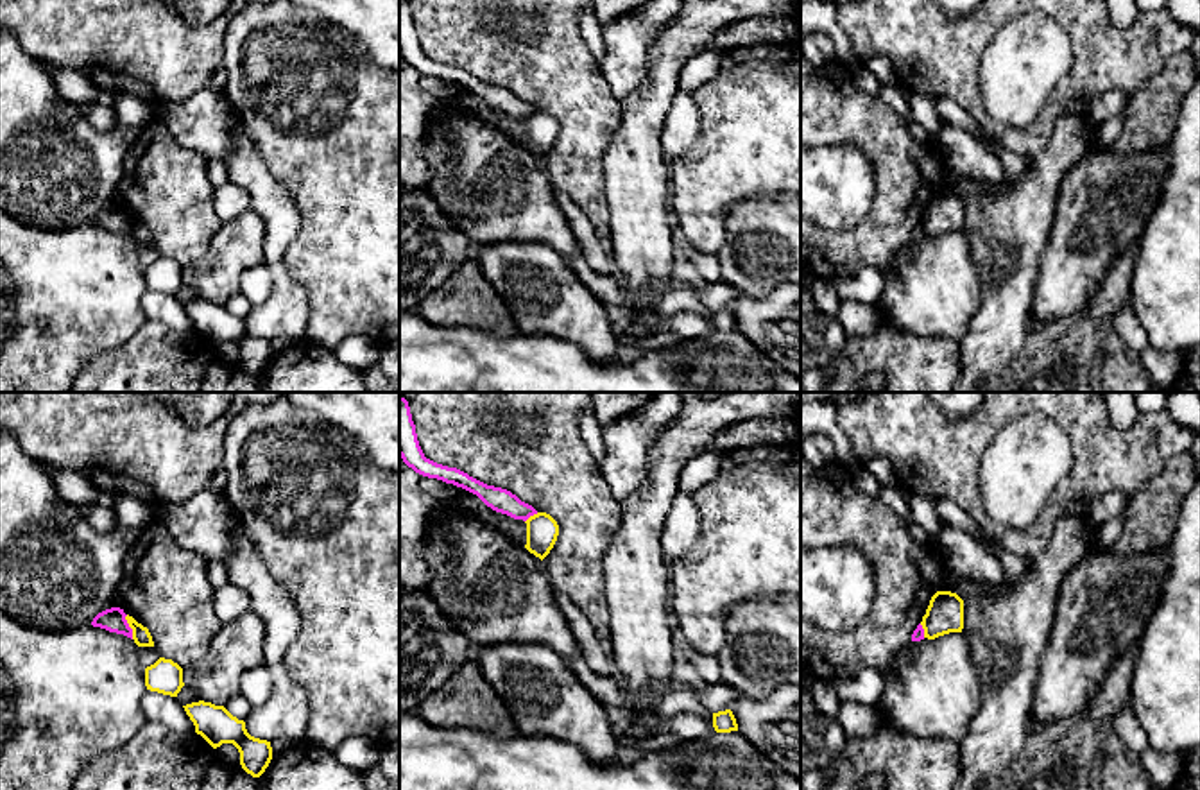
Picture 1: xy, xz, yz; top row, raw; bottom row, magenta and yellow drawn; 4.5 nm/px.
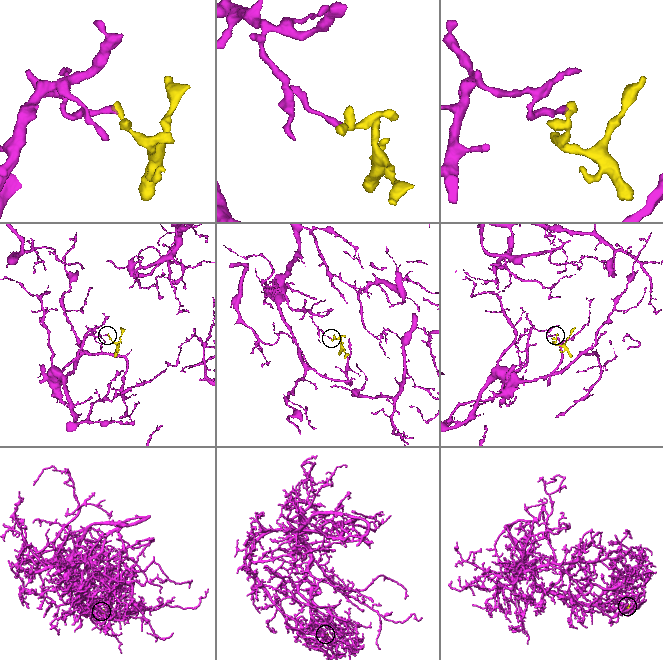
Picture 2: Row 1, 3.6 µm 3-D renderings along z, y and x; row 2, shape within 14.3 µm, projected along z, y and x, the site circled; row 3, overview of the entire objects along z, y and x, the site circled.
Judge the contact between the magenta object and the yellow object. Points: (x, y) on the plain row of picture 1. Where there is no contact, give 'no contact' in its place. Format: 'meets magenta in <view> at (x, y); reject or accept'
meets magenta in xy at (129, 226); reject

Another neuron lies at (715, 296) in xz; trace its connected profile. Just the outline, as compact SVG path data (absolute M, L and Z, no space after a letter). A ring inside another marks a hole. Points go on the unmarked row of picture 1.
M725 281L718 283L704 283L702 287L693 287L699 294L704 306L711 312L733 308L736 299L741 296L741 292Z

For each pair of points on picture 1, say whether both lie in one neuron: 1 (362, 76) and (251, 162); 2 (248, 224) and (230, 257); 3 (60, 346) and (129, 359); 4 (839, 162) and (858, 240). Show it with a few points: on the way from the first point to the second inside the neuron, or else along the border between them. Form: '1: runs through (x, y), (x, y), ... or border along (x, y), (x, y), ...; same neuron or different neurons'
1: border along (240, 131), (253, 142), (267, 169), (287, 188); different neurons
2: runs through (248, 231), (233, 249); same neuron
3: border along (137, 330), (119, 346), (97, 353), (77, 373); different neurons
4: border along (874, 187), (871, 208), (857, 224), (819, 228); different neurons

